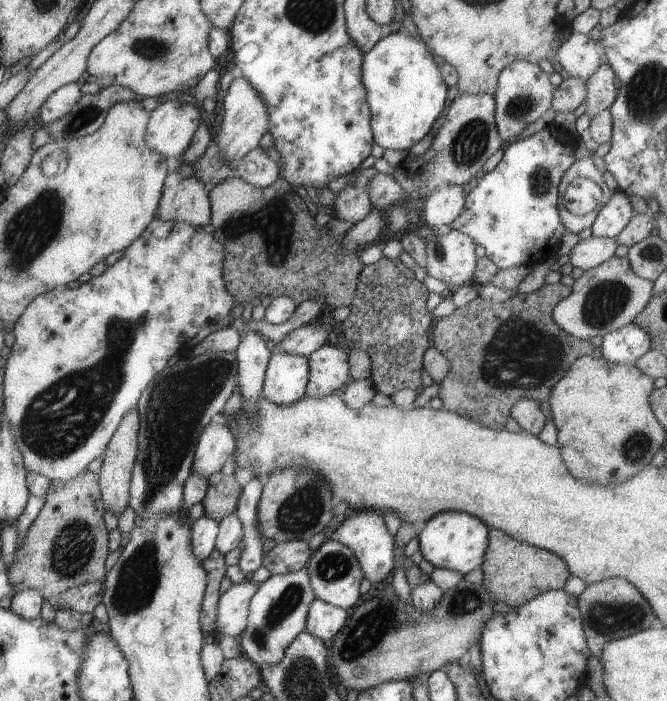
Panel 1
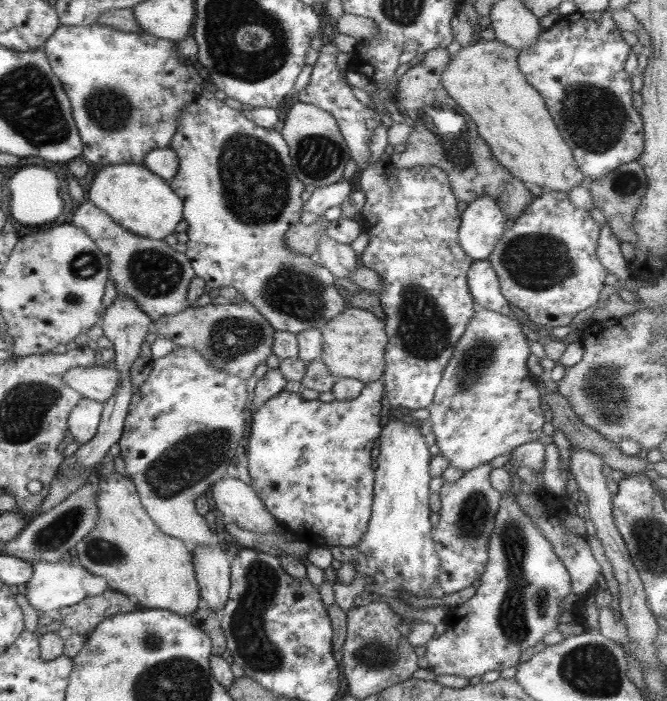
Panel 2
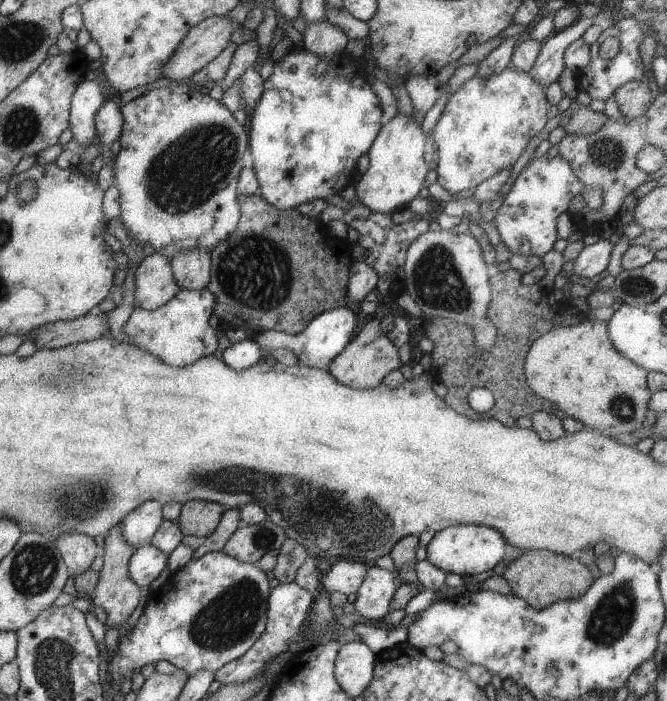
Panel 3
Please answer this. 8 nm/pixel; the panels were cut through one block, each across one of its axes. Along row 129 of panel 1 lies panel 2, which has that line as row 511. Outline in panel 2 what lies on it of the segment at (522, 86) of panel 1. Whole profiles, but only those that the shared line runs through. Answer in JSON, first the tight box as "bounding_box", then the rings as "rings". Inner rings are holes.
{"bounding_box":[424,467,571,681],"rings":[[[508,467],[491,468],[489,482],[499,492],[500,501],[493,533],[489,535],[485,570],[479,575],[480,584],[473,596],[463,604],[451,608],[444,620],[445,631],[436,639],[431,638],[424,644],[427,666],[435,676],[451,674],[451,676],[461,676],[475,681],[485,672],[491,670],[499,672],[503,668],[516,666],[520,652],[530,646],[537,648],[543,636],[556,629],[557,616],[562,612],[559,604],[565,596],[571,594],[569,573],[563,567],[563,563],[559,562],[559,557],[553,553],[551,544],[535,527],[531,517],[523,513],[515,503],[514,494],[511,489],[509,490],[511,477],[509,477]],[[505,492],[509,492],[509,497],[503,495]]]}

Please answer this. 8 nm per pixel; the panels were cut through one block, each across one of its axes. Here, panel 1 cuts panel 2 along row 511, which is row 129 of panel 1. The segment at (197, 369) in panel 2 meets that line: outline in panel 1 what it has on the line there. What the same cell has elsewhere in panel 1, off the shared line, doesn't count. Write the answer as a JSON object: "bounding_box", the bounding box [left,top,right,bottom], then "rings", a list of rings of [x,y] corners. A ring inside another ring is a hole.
{"bounding_box":[145,95,201,158],"rings":[[[169,95],[149,113],[145,144],[166,158],[181,156],[201,122],[199,108]]]}

